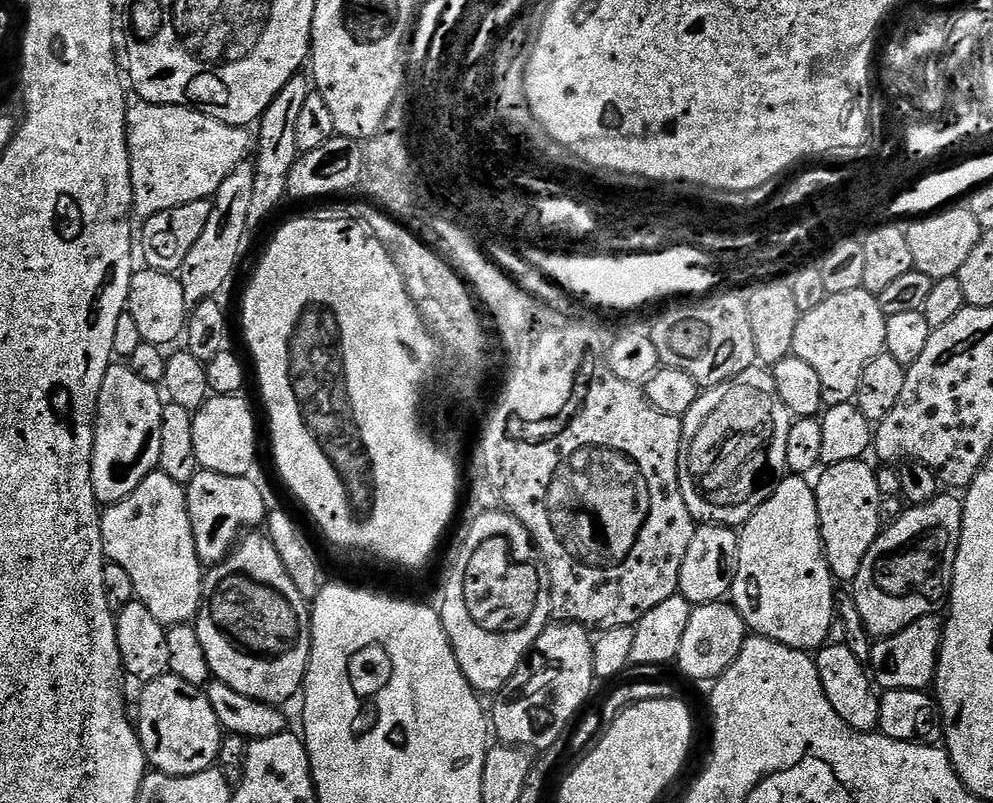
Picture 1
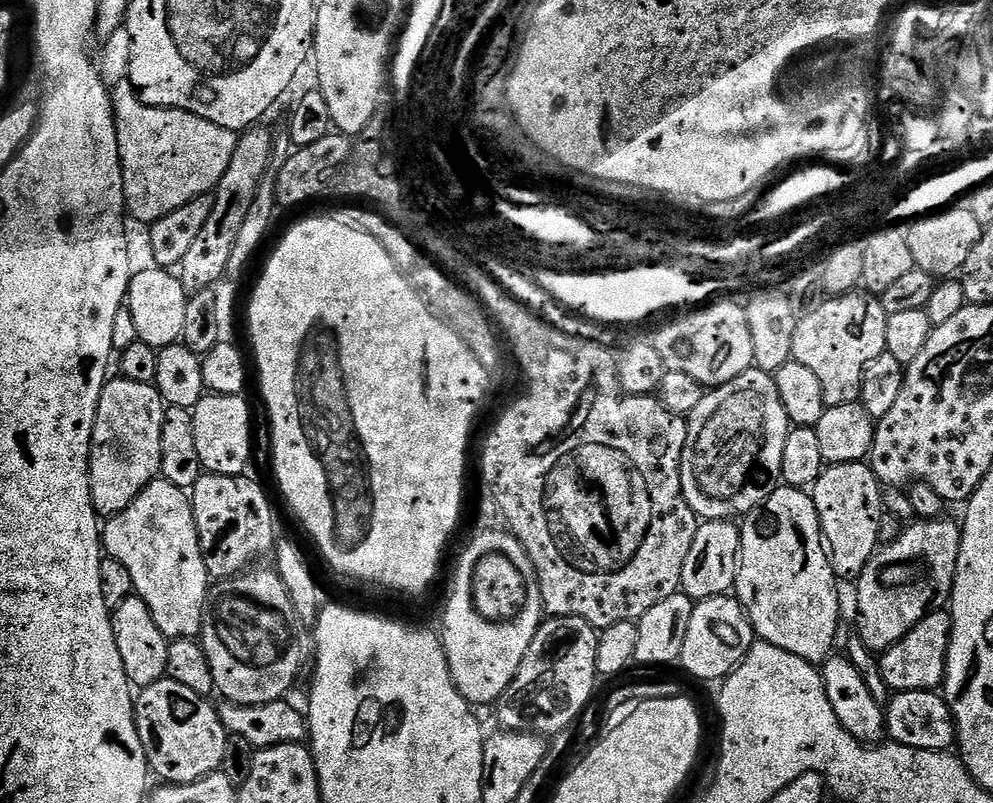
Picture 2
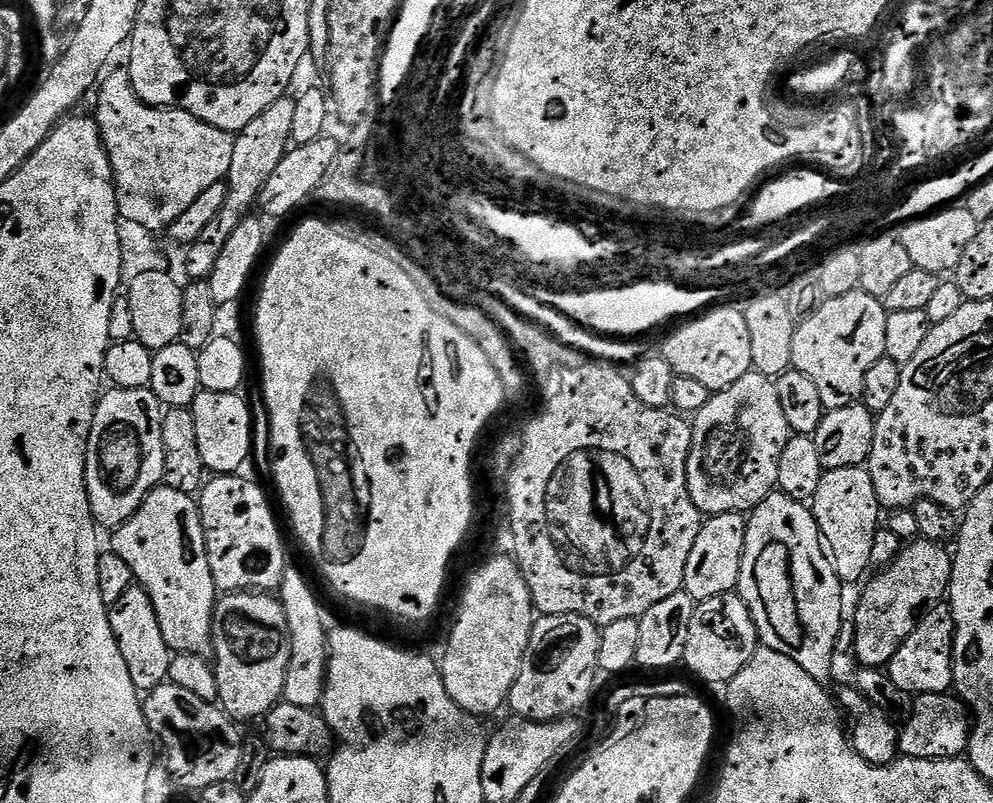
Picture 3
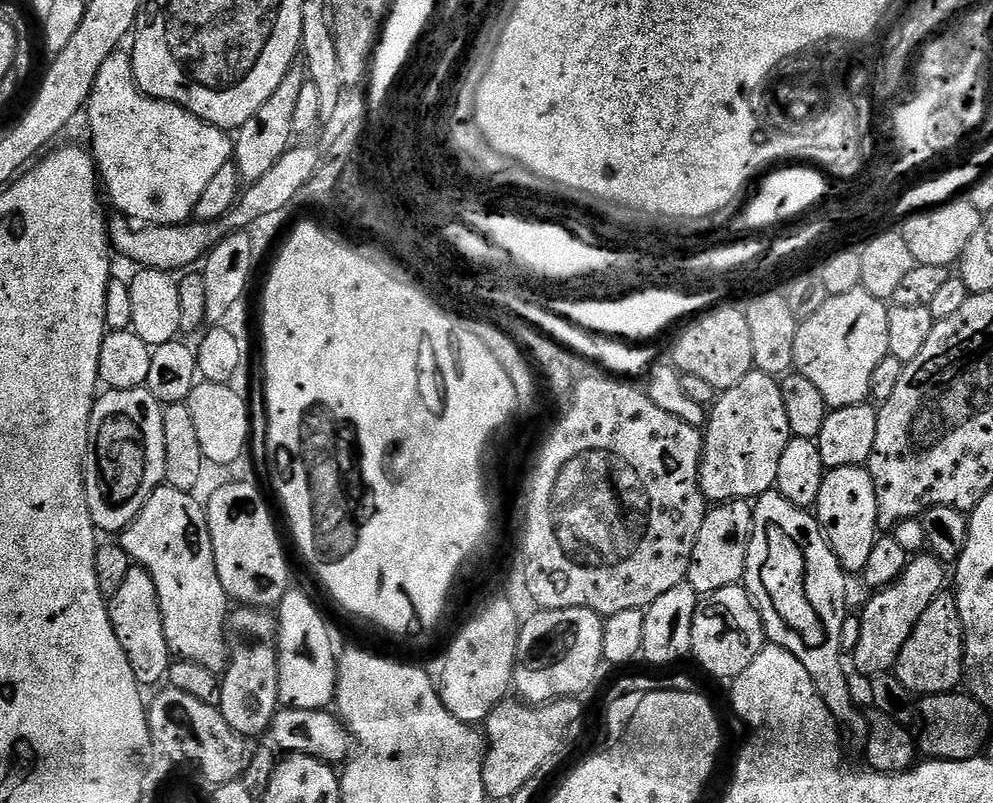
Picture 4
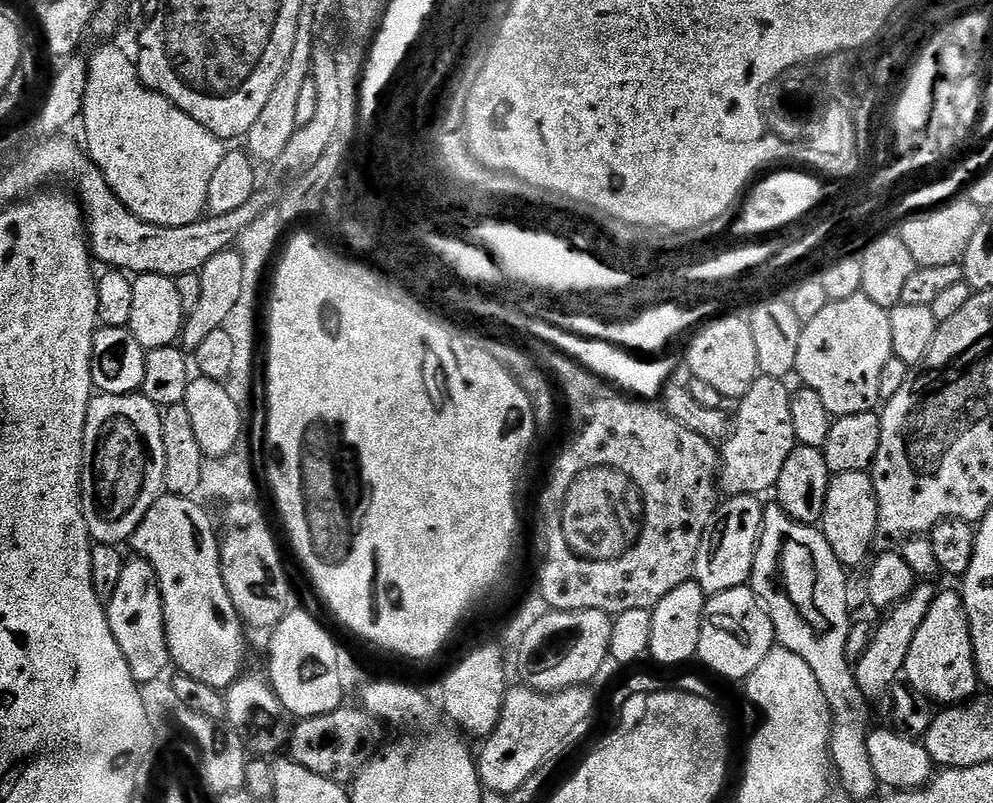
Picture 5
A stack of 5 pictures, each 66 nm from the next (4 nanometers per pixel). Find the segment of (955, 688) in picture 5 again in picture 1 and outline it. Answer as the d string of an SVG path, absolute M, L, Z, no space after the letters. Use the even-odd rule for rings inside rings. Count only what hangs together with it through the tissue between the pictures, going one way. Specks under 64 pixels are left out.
M933 614L918 618L918 622L906 626L906 630L877 639L873 643L870 672L881 689L901 688L918 692L927 689L935 681L945 626L945 621L938 617Z

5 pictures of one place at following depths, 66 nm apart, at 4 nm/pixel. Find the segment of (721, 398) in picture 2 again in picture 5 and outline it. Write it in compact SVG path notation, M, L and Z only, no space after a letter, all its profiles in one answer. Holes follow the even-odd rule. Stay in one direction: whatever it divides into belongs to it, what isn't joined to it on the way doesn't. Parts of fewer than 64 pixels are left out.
M759 375L747 394L740 397L735 405L736 417L731 417L730 431L718 448L718 488L721 493L728 496L754 496L771 493L775 489L782 474L782 466L786 466L786 458L790 458L790 454L798 446L794 421L790 419L792 392L786 385L784 380Z

